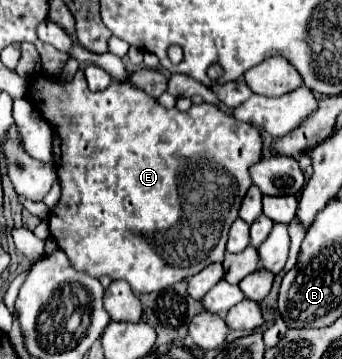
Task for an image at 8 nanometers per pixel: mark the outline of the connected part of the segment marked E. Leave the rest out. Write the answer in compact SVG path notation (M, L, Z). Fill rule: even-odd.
M77 72L71 84L61 84L53 78L37 74L31 80L29 90L35 94L33 102L37 104L37 108L43 112L43 116L53 126L53 154L55 154L57 176L59 176L59 182L61 182L61 198L49 214L49 230L51 230L51 236L55 238L57 246L67 254L67 258L69 258L69 262L75 270L85 272L93 278L109 276L111 280L125 280L125 282L129 282L133 292L139 296L139 294L145 294L145 292L157 292L157 290L169 288L169 286L181 282L183 278L195 276L205 266L223 260L225 244L227 244L227 232L229 232L231 224L237 220L241 200L251 186L249 166L255 164L257 160L261 160L261 156L263 156L263 138L261 138L261 132L253 124L239 122L231 114L227 114L221 108L207 104L207 102L203 102L199 106L191 106L191 110L187 110L187 112L179 112L177 108L167 110L155 98L145 94L143 90L131 88L131 86L125 86L125 84L115 84L115 82L109 84L109 88L105 88L101 92L91 92L87 88L83 72ZM183 174L185 174L185 194L181 196L179 178Z

